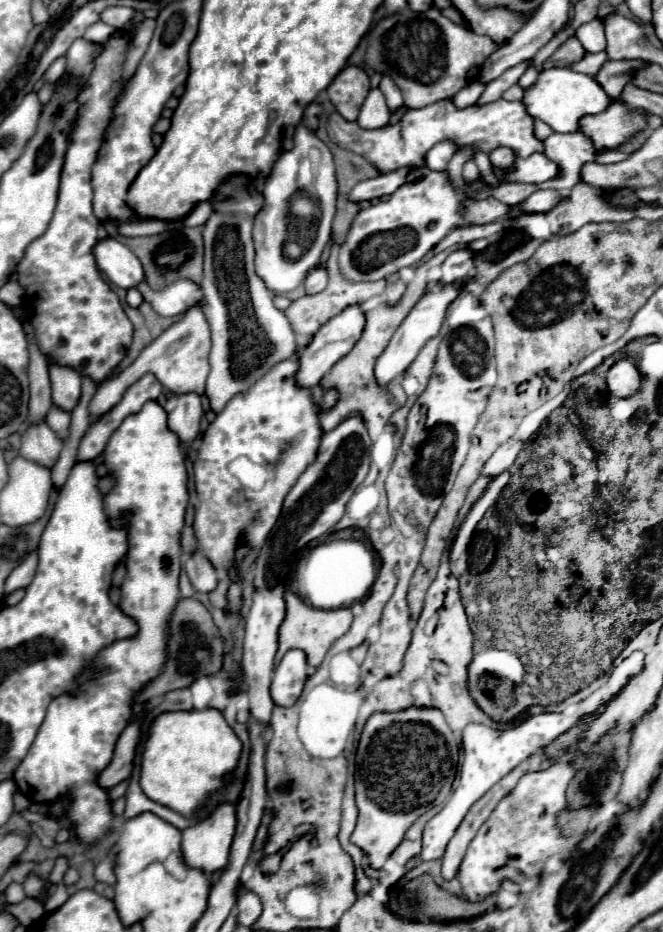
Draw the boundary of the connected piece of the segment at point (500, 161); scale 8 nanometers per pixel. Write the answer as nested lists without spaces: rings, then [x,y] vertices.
[[[496,147],[496,149],[492,149],[492,153],[490,153],[490,161],[492,161],[494,169],[502,171],[502,169],[510,167],[512,161],[514,161],[514,155],[512,155],[512,153],[514,153],[514,151],[508,149],[508,147]]]

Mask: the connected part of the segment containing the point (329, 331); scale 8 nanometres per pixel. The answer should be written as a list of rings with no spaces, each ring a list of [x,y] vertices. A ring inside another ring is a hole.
[[[358,305],[346,307],[340,315],[332,317],[326,325],[322,325],[316,335],[310,339],[310,343],[298,353],[298,371],[296,371],[296,381],[300,387],[316,387],[320,383],[320,379],[330,371],[330,367],[340,361],[356,343],[356,339],[360,337],[364,327],[364,313]],[[306,377],[306,379],[300,379]]]

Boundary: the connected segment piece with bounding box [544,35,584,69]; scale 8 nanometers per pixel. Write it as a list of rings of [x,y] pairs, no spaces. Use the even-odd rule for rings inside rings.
[[[572,35],[572,37],[568,37],[568,39],[552,53],[552,57],[544,63],[544,69],[548,69],[548,67],[568,67],[568,65],[572,65],[574,61],[582,59],[582,55],[584,55],[584,47],[582,47],[580,41]]]

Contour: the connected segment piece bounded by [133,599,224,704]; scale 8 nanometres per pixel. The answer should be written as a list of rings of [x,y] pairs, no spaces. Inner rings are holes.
[[[180,599],[176,609],[170,615],[168,633],[170,633],[168,635],[168,661],[166,661],[164,669],[160,671],[160,675],[144,691],[134,696],[133,704],[143,703],[152,697],[160,697],[172,689],[188,687],[196,677],[214,675],[222,667],[224,647],[220,641],[220,631],[216,629],[210,613],[206,611],[206,607],[200,601]]]

